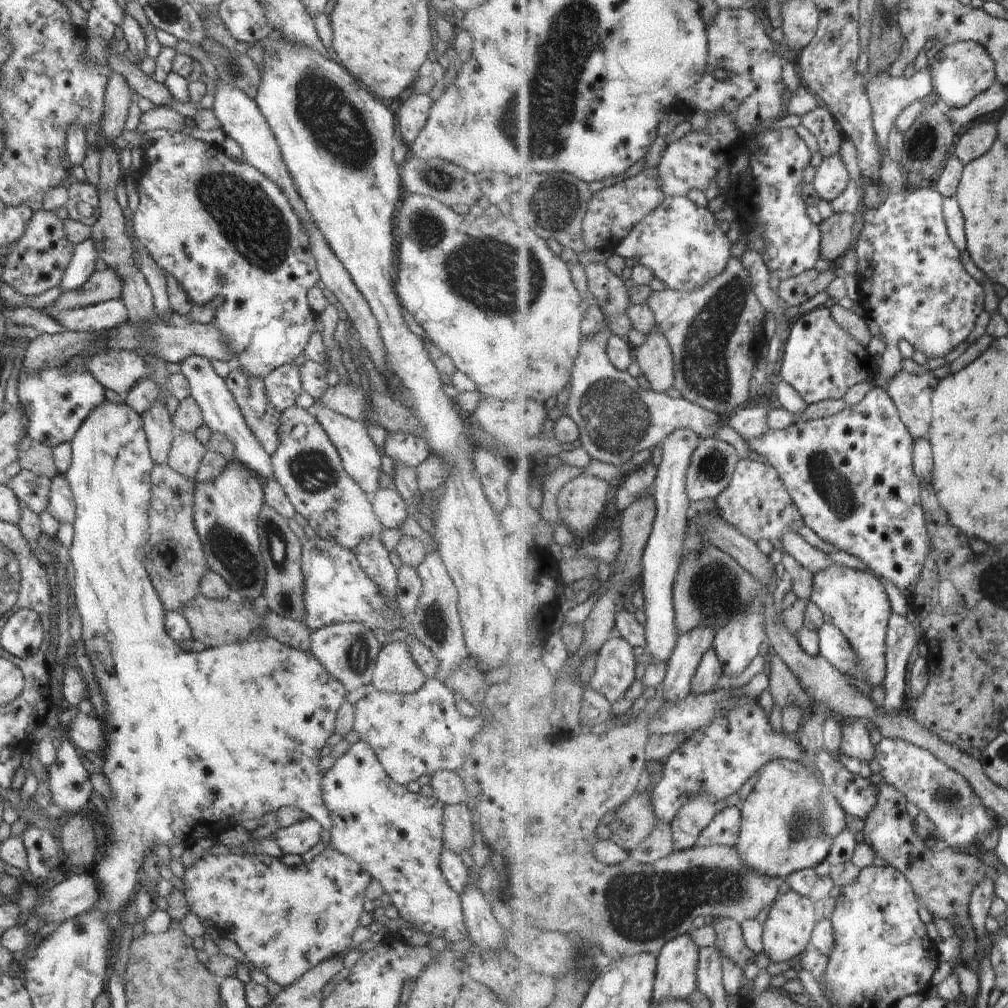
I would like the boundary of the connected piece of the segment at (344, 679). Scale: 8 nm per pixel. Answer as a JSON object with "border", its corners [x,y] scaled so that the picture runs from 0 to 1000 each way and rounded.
{"border":[[[352,617],[327,619],[321,623],[311,624],[308,628],[309,648],[345,688],[351,687],[358,681],[369,683],[371,659],[373,659],[378,642],[368,625],[363,625],[359,619]]]}

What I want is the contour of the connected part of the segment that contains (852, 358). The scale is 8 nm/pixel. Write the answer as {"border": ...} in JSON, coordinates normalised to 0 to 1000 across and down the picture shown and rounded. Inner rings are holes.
{"border":[[[813,304],[789,315],[777,350],[774,376],[784,381],[802,402],[837,395],[845,383],[867,375],[865,353],[857,351],[861,344],[855,345],[853,339],[831,321],[824,306]]]}

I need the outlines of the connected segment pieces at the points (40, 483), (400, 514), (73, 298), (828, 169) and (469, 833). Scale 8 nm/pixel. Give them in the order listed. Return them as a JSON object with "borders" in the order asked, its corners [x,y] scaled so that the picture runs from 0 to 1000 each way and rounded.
{"borders":[[[[21,466],[7,482],[32,508],[42,510],[47,506],[51,474],[40,472],[28,466]]],[[[391,483],[376,484],[368,492],[368,499],[373,516],[382,524],[397,523],[405,512],[403,498]]],[[[106,265],[103,269],[93,269],[93,272],[74,289],[62,290],[48,309],[63,310],[63,308],[77,308],[85,304],[93,304],[100,300],[119,297],[120,290],[121,278],[111,266]]],[[[831,152],[825,157],[816,158],[811,166],[811,176],[807,183],[813,194],[824,201],[844,186],[844,178],[844,171],[841,171],[840,163],[837,163]]],[[[461,798],[441,799],[439,802],[440,839],[456,848],[458,843],[466,843],[470,835],[468,805]]]]}

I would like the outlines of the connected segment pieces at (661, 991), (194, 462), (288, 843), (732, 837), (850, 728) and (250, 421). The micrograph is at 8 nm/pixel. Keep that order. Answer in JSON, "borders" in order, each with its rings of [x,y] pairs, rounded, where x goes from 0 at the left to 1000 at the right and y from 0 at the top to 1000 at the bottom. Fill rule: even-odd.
{"borders":[[[[686,926],[662,936],[654,949],[654,967],[650,974],[650,994],[683,992],[693,981],[695,940]]],[[[176,429],[167,449],[166,461],[183,474],[194,477],[194,470],[204,446],[191,430]]],[[[311,812],[299,813],[296,817],[276,820],[270,828],[281,847],[302,847],[312,841],[319,831],[320,819]]],[[[735,799],[721,801],[696,825],[692,838],[706,839],[706,837],[715,837],[730,840],[734,835],[737,817],[738,811]]],[[[853,713],[847,714],[836,721],[837,748],[847,750],[855,756],[865,756],[870,752],[872,742],[865,736],[865,728]]],[[[230,364],[222,379],[230,390],[248,429],[252,430],[262,448],[270,452],[277,442],[279,409],[268,401],[262,389],[261,376],[248,373],[240,365]]]]}

